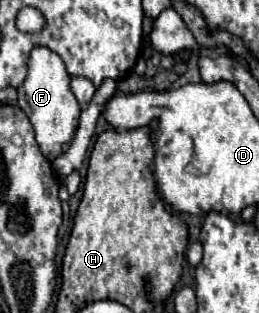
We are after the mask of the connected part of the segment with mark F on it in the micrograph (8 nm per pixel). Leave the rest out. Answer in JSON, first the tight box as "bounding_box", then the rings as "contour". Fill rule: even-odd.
{"bounding_box":[18,48,80,162],"contour":[[[34,48],[30,52],[28,76],[26,76],[24,84],[18,88],[18,104],[28,114],[30,122],[34,126],[36,142],[38,142],[42,154],[50,162],[54,162],[72,142],[72,136],[78,128],[78,118],[80,118],[80,106],[76,102],[74,94],[70,92],[70,76],[58,54],[50,52],[48,48]]]}

